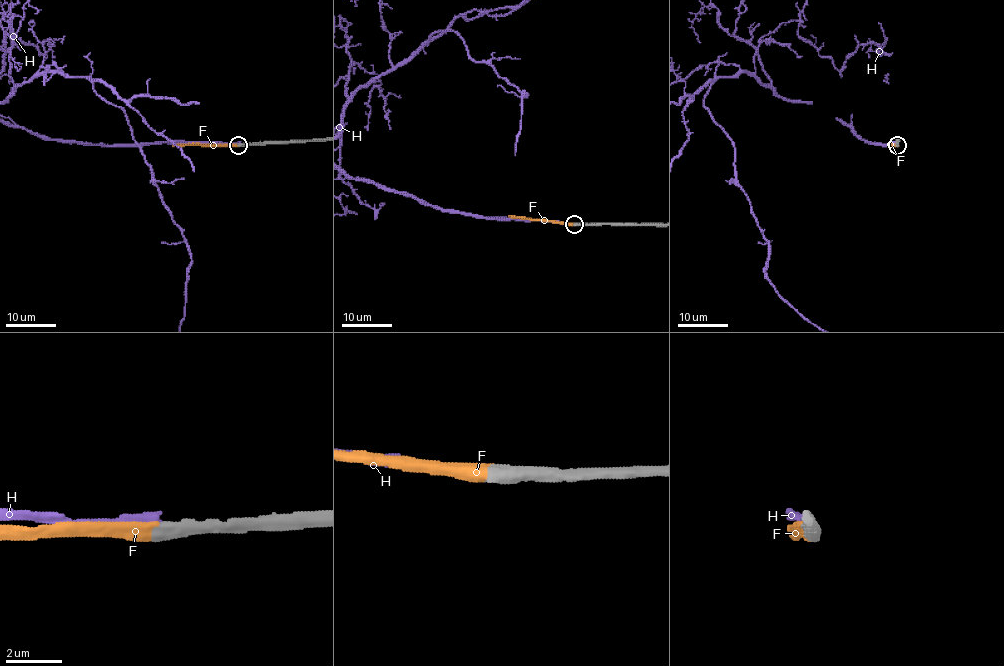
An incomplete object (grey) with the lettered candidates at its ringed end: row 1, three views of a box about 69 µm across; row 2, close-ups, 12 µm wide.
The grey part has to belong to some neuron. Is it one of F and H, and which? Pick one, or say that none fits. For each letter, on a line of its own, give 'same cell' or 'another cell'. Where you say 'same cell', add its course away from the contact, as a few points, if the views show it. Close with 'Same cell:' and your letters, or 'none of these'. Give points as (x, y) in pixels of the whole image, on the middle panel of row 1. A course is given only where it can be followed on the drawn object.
F: same cell; course (575, 224), (508, 215)
H: another cell
Same cell: F

